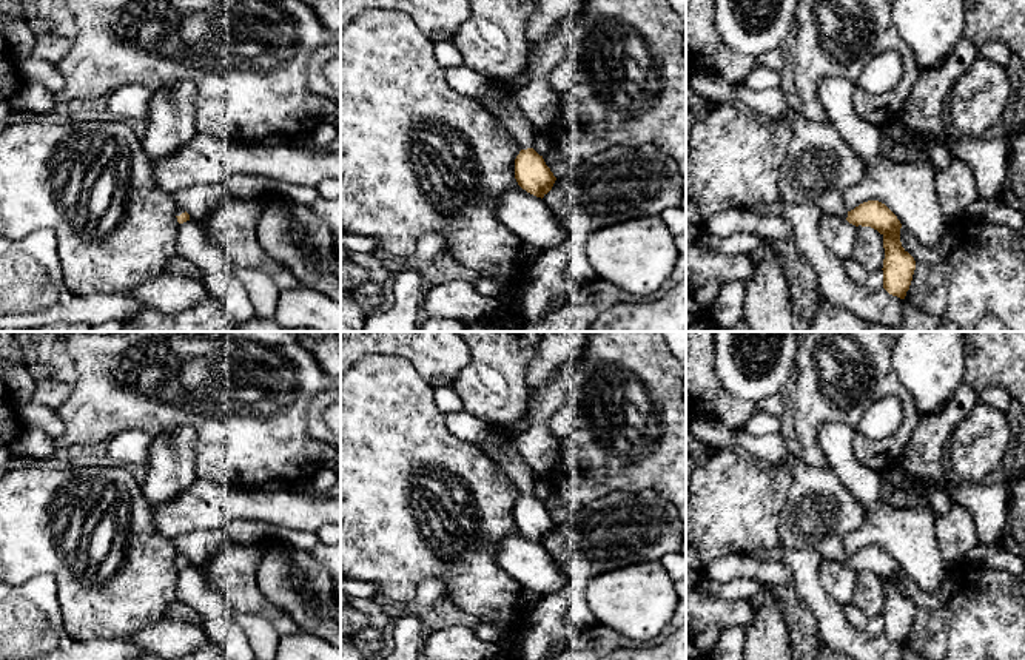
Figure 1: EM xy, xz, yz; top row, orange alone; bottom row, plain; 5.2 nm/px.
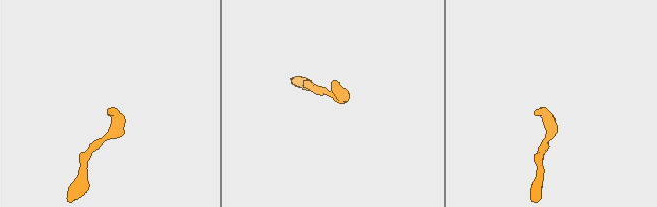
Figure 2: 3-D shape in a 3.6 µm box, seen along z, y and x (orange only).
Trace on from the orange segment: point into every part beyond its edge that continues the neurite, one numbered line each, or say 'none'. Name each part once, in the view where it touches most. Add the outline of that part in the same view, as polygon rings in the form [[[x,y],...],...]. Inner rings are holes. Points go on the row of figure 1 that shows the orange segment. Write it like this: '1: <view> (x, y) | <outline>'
1: xz (501, 102) | [[[490,82],[487,97],[478,99],[482,106],[493,114],[501,125],[513,136],[521,150],[533,148],[536,134],[518,105],[518,93],[513,93],[502,82]]]

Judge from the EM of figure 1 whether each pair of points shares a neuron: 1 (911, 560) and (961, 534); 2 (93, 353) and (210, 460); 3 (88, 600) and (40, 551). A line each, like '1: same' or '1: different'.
1: different
2: same
3: same

